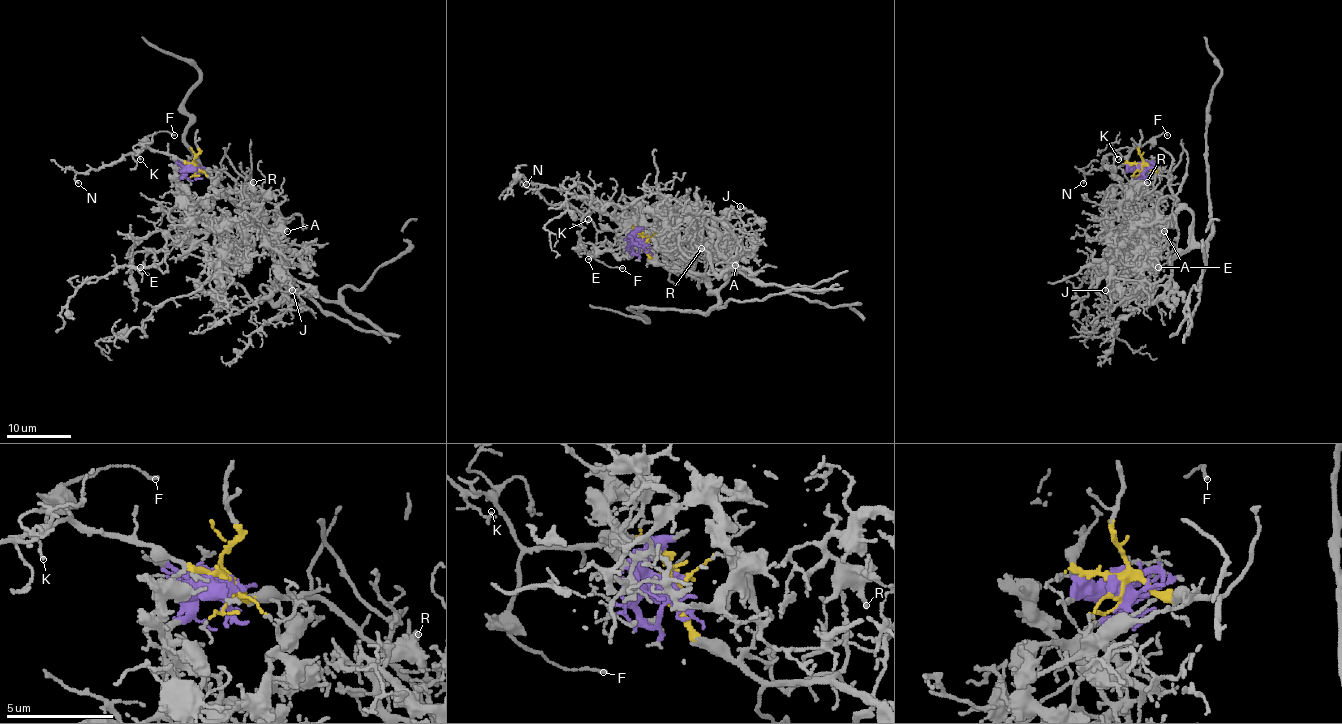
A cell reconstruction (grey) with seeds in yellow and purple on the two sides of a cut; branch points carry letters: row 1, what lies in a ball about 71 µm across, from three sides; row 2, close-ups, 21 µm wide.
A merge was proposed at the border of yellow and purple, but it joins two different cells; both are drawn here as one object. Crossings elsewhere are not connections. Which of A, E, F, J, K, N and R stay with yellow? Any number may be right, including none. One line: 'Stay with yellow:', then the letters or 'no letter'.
Stay with yellow: F, K, N

